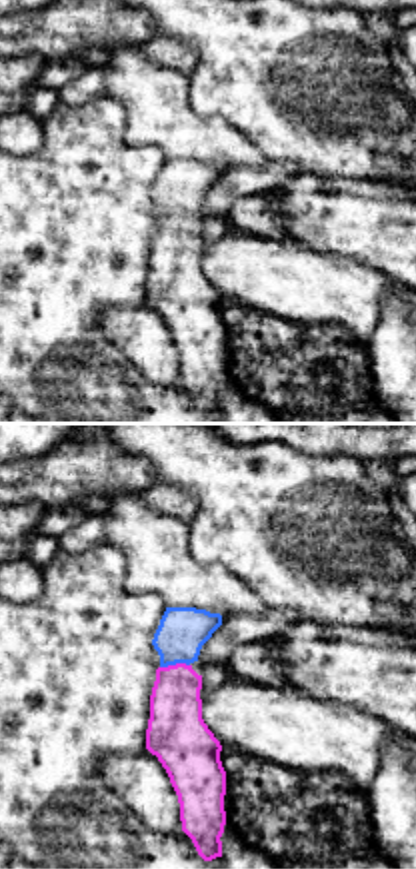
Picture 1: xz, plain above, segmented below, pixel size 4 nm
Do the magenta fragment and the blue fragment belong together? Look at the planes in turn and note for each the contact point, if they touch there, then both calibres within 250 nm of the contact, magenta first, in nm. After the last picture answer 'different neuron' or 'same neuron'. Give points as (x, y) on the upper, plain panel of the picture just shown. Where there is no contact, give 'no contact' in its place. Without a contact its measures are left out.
contact (176, 216); calibres 220 and 200 nm

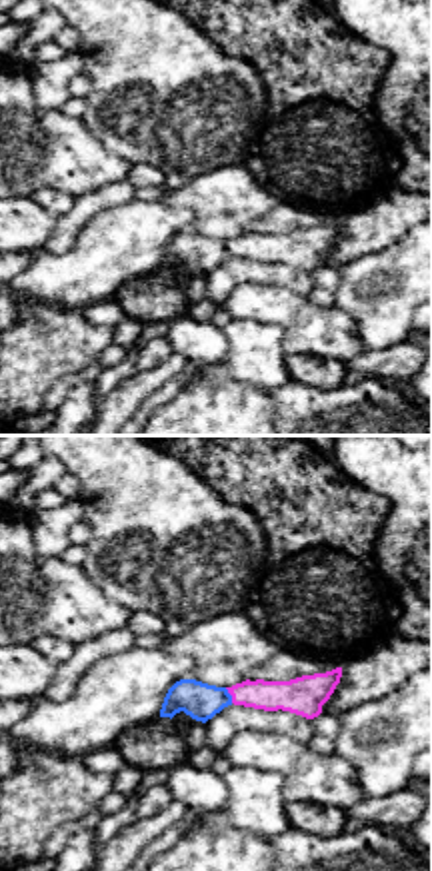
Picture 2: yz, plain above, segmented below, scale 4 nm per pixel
contact (230, 246); calibres 130 and 150 nm

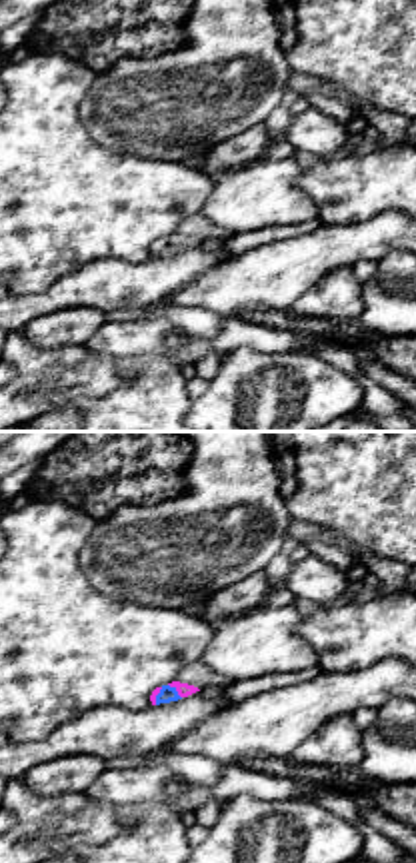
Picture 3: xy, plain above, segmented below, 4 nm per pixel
contact (176, 242); calibres 60 and 70 nm

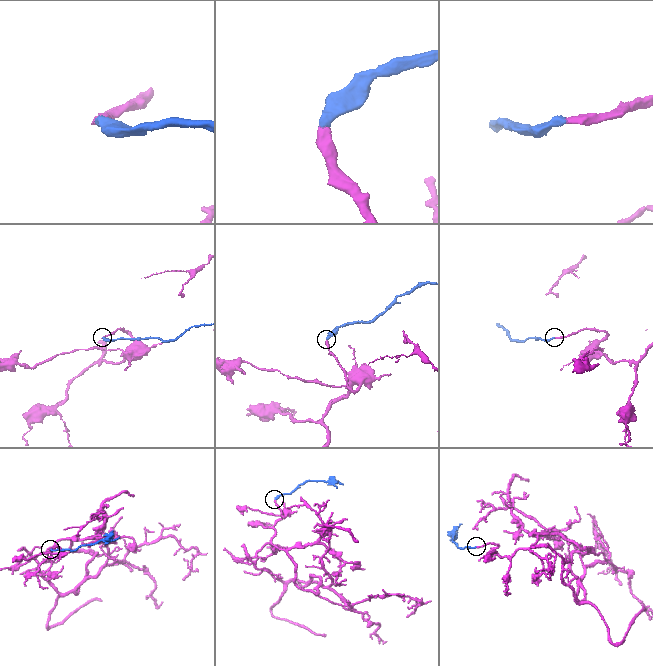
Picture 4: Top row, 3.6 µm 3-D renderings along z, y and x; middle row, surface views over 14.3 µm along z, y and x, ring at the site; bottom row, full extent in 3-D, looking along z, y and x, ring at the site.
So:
same neuron

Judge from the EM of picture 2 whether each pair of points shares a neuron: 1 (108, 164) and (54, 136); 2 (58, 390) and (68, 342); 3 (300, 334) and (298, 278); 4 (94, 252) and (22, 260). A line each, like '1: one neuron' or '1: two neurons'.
1: one neuron
2: two neurons
3: two neurons
4: two neurons

